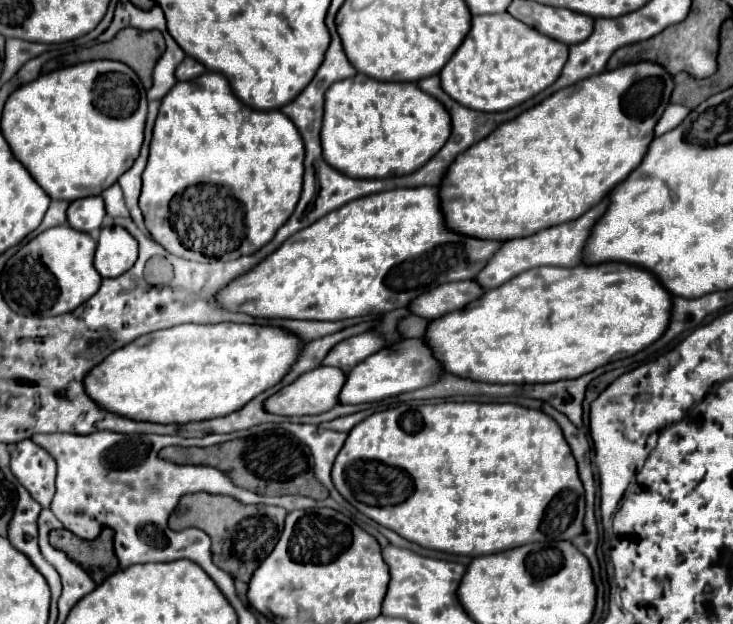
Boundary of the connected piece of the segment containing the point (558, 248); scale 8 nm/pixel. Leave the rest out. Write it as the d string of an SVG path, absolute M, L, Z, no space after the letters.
M604 197L598 205L594 205L590 211L586 211L582 217L578 217L574 221L566 221L562 225L542 229L542 231L538 231L538 233L530 235L530 237L520 237L520 239L506 241L502 245L502 249L494 255L494 259L478 273L476 281L488 291L488 289L494 289L498 285L504 285L506 281L510 281L518 273L524 273L524 271L528 271L532 267L542 267L542 265L574 267L574 265L582 265L584 245L586 245L586 241L590 237L592 225L596 225L596 221L606 213L608 205L610 205L610 199Z

